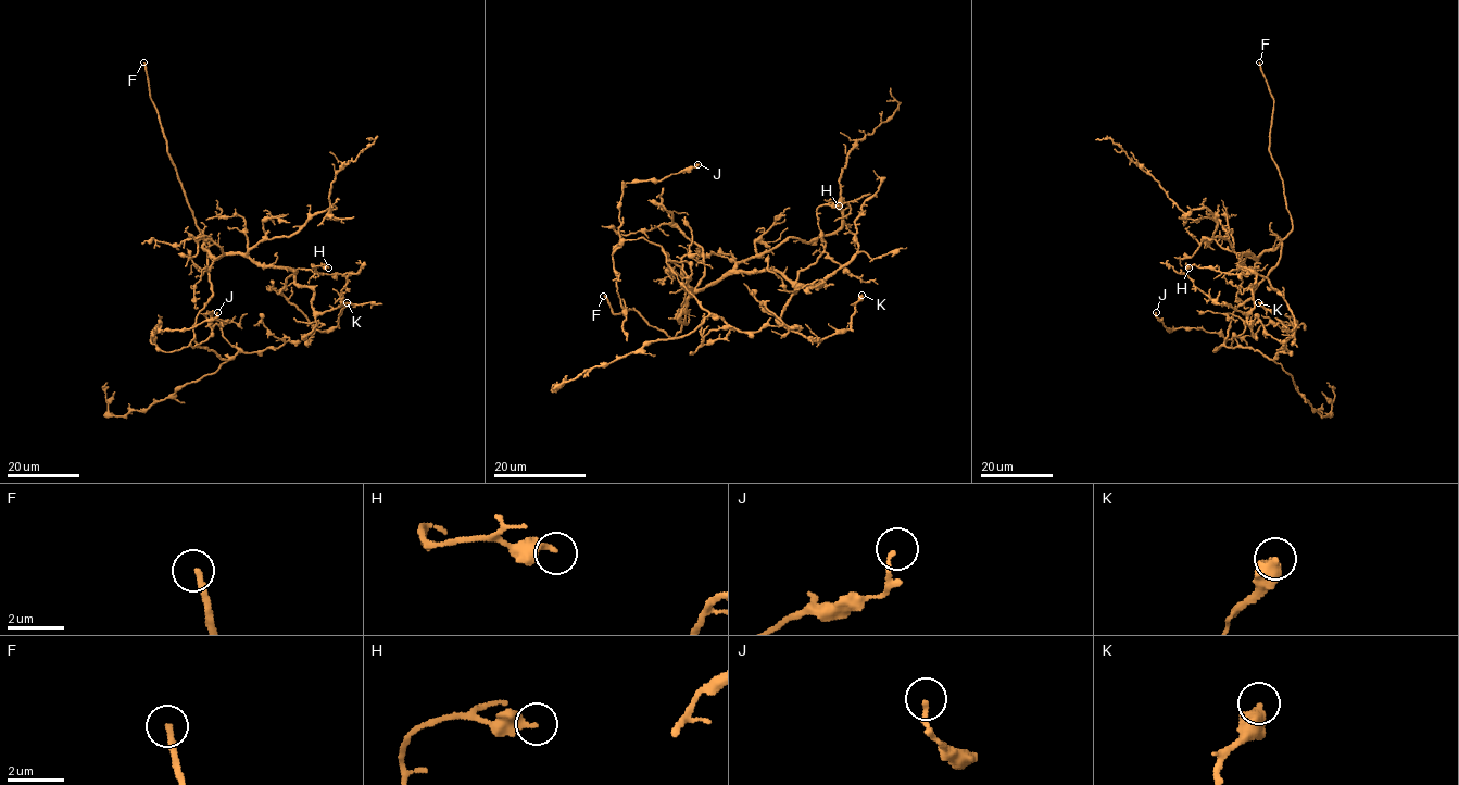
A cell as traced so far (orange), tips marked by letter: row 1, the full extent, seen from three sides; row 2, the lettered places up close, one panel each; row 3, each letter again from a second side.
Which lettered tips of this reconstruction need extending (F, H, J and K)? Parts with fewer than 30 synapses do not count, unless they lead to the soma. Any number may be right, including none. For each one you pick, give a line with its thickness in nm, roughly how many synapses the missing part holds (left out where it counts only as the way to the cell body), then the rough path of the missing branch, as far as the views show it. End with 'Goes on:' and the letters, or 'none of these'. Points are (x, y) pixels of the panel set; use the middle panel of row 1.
F: 220 nm
Goes on: F

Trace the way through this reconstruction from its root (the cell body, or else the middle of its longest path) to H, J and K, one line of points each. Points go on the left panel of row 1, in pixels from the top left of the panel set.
H: (208, 261), (205, 243), (203, 248), (215, 258), (244, 253), (294, 270), (316, 272), (311, 264), (328, 268)
J: (208, 261), (212, 295), (196, 319), (190, 343), (164, 352), (151, 341), (156, 327), (189, 329), (217, 312)
K: (208, 261), (205, 243), (215, 258), (287, 266), (294, 272), (281, 293), (322, 331), (338, 325), (347, 302)

